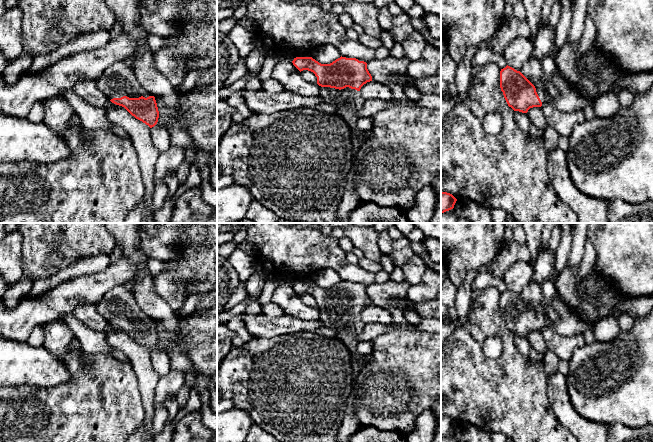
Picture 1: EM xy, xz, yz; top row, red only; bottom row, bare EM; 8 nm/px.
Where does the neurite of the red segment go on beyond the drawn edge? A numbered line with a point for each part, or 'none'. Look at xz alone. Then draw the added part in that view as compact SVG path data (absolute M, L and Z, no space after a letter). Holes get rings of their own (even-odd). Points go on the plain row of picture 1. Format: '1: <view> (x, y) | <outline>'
1: xz (348, 326) | M319 310L319 320L324 326L335 331L335 337L346 345L352 359L358 361L358 364L353 366L353 390L347 400L345 416L337 434L337 442L348 442L350 436L361 427L356 418L354 404L355 389L358 373L368 364L369 361L362 360L363 355L357 352L356 347L360 342L359 335L362 333L365 324L359 315L349 311L339 314Z

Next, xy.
1: xy (118, 304) | M124 284L114 286L107 291L96 304L96 309L109 324L123 320L129 322L152 320L142 312L133 293Z

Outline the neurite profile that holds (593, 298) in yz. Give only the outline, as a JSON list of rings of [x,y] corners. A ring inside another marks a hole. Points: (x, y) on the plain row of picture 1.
[[[566,264],[554,279],[559,298],[581,319],[594,326],[607,317],[618,319],[622,314],[615,308],[629,299],[619,294],[595,267],[582,280],[578,278],[577,271],[578,266]]]

